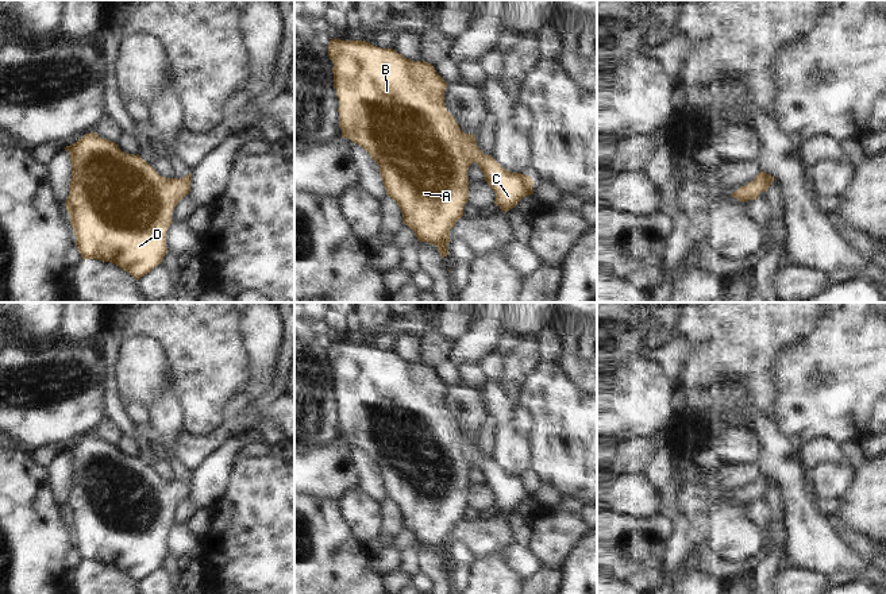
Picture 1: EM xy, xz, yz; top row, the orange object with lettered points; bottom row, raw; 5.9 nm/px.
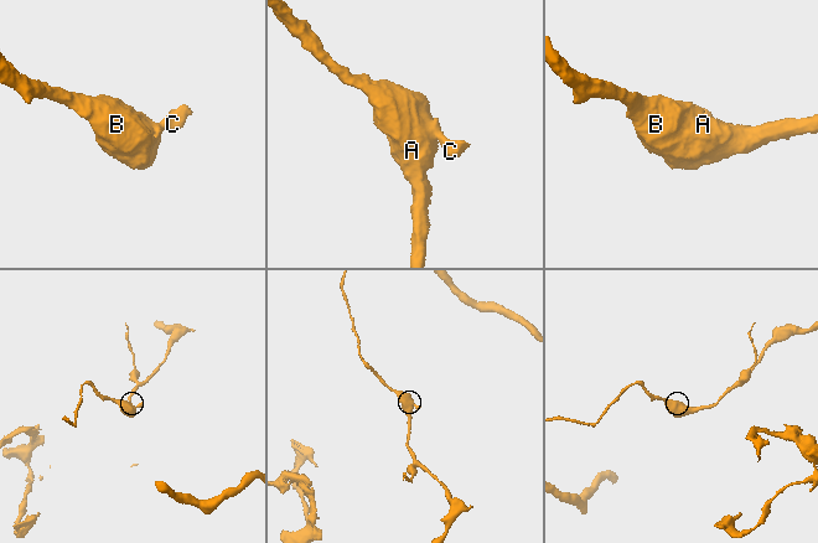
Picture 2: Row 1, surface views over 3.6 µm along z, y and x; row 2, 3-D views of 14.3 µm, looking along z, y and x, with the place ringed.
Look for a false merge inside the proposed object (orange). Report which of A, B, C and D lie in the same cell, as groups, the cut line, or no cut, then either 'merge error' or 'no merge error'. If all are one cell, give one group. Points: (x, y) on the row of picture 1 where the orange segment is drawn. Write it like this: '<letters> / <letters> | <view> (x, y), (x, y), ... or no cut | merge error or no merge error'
A B C D | no cut | no merge error

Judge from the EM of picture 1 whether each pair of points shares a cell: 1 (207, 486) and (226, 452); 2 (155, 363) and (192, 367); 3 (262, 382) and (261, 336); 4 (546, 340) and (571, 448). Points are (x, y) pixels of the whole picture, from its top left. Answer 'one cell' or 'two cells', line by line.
1: one cell
2: two cells
3: one cell
4: one cell

